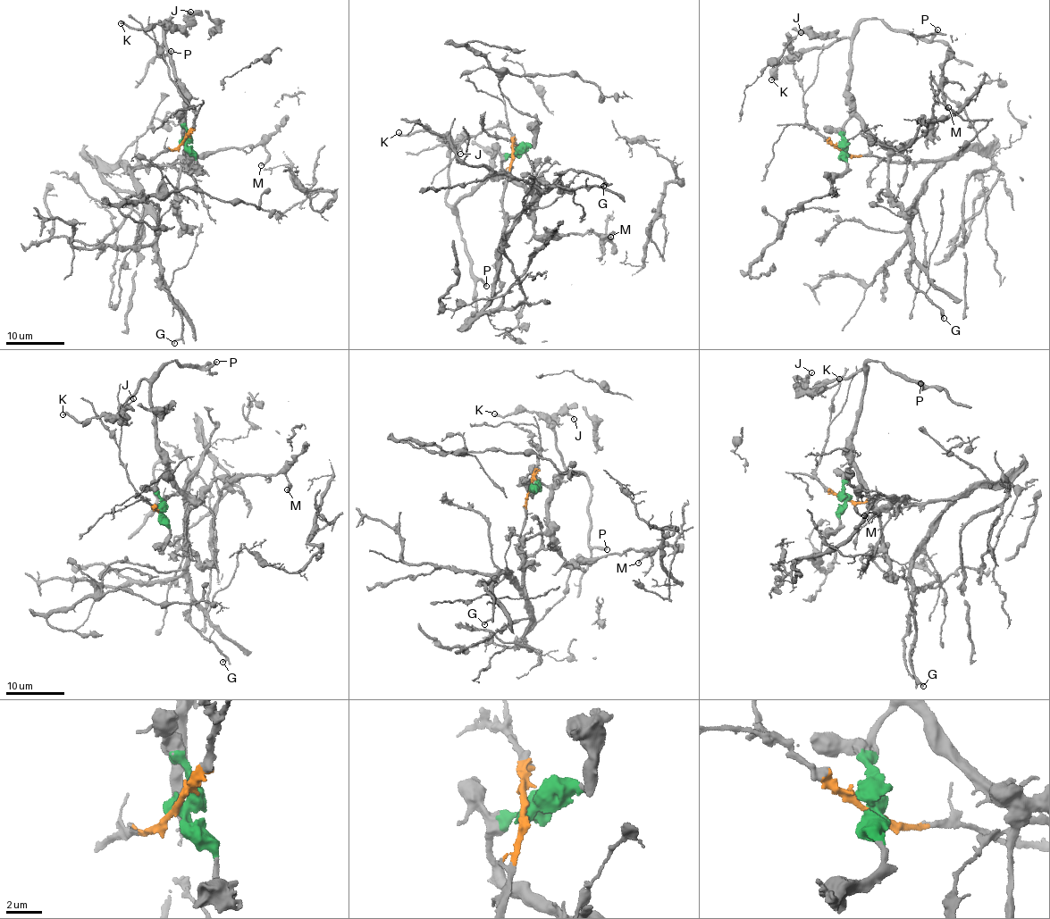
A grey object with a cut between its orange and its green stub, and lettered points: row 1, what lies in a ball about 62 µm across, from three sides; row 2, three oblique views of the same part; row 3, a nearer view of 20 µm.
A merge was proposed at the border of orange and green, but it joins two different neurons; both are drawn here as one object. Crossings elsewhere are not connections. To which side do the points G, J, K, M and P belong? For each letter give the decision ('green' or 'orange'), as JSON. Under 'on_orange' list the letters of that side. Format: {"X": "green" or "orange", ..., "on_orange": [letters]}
{"G": "orange", "J": "green", "K": "green", "M": "green", "P": "green", "on_orange": ["G"]}

